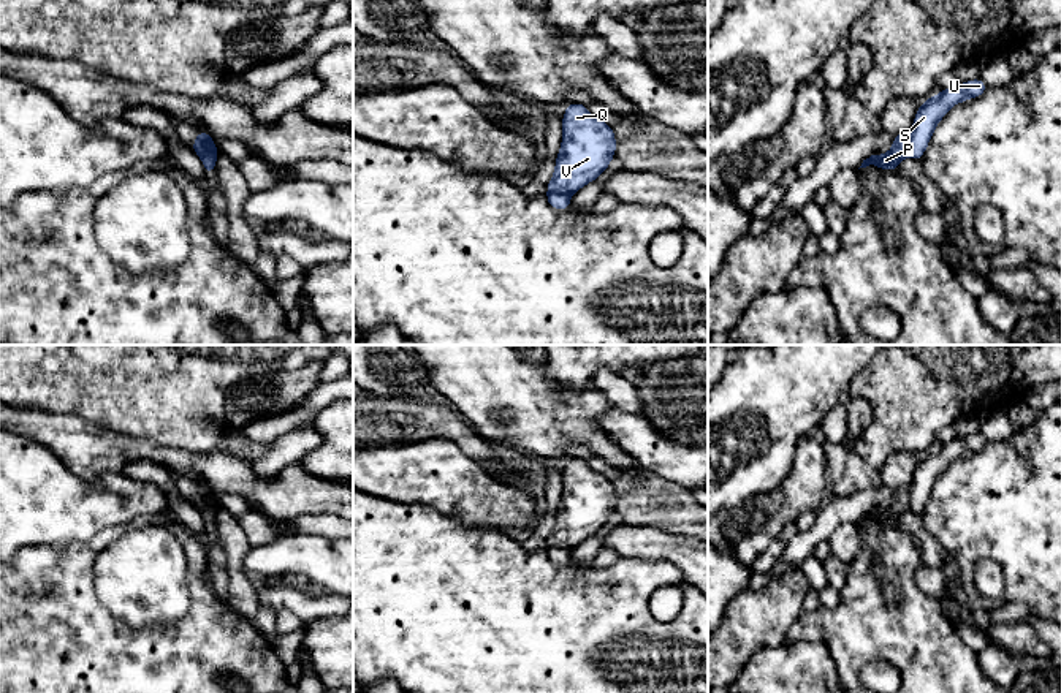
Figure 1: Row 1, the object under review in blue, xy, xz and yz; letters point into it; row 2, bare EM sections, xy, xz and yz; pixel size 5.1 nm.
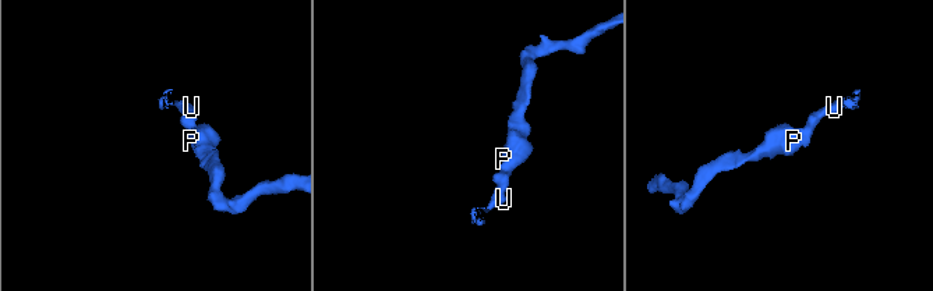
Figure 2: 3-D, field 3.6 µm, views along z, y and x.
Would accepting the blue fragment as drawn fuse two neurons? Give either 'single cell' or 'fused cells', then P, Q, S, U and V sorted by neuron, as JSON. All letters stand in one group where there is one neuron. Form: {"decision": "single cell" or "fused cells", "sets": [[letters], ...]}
{"decision": "single cell", "sets": [["P", "Q", "S", "U", "V"]]}

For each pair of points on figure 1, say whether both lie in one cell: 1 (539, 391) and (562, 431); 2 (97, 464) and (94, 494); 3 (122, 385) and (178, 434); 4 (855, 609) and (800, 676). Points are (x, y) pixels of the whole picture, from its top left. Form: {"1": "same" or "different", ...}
{"1": "same", "2": "different", "3": "same", "4": "different"}

